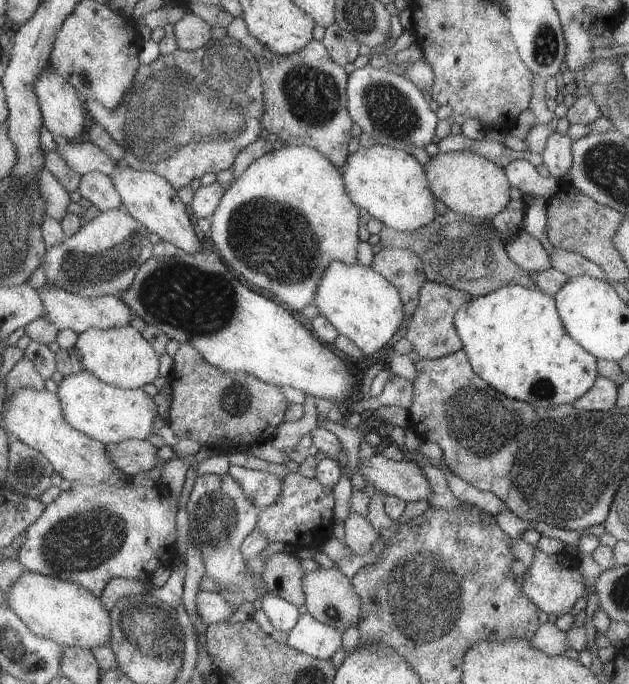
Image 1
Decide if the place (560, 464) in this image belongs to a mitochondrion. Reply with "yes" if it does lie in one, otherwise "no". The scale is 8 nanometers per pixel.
yes

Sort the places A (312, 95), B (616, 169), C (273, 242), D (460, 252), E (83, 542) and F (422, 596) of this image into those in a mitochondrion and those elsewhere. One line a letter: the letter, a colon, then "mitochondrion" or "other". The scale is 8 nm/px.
A: mitochondrion
B: mitochondrion
C: mitochondrion
D: mitochondrion
E: mitochondrion
F: mitochondrion

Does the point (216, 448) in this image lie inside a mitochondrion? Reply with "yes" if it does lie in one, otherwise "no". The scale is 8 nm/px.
no

